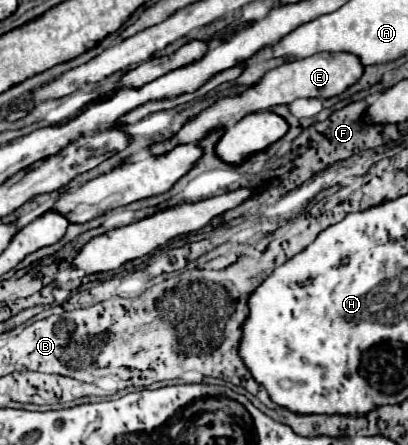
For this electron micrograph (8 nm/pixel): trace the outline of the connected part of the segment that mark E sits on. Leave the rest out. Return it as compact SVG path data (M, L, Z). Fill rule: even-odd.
M319 52L319 54L303 58L303 60L287 62L283 66L267 72L255 88L247 88L245 92L241 92L239 96L233 96L233 98L223 98L223 100L215 102L211 108L203 110L199 116L189 120L173 136L173 140L175 140L175 144L187 144L187 142L201 140L209 132L213 132L213 128L225 126L231 118L243 118L251 112L267 110L269 106L277 106L277 104L289 104L297 98L325 100L325 98L337 96L337 94L345 92L349 86L353 86L361 78L363 70L365 70L365 66L361 64L361 60L355 54L349 54L349 52L335 52L335 54L333 52Z

